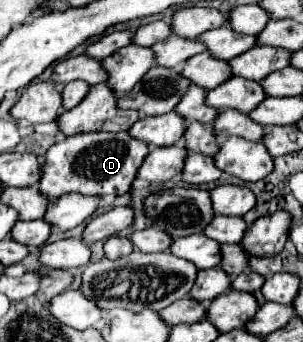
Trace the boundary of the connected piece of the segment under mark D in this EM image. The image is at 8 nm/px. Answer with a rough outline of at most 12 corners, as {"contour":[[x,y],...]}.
{"contour":[[127,133],[55,143],[39,191],[123,195],[149,147]]}

